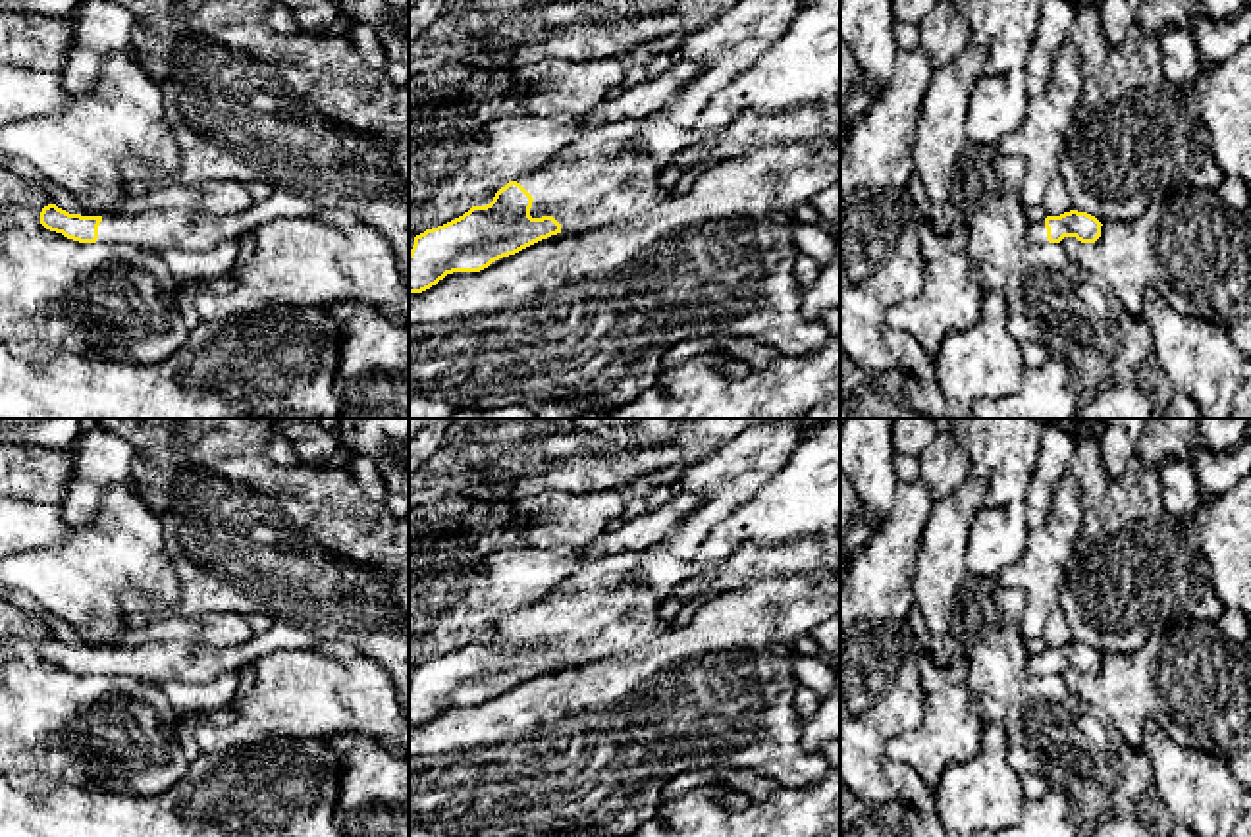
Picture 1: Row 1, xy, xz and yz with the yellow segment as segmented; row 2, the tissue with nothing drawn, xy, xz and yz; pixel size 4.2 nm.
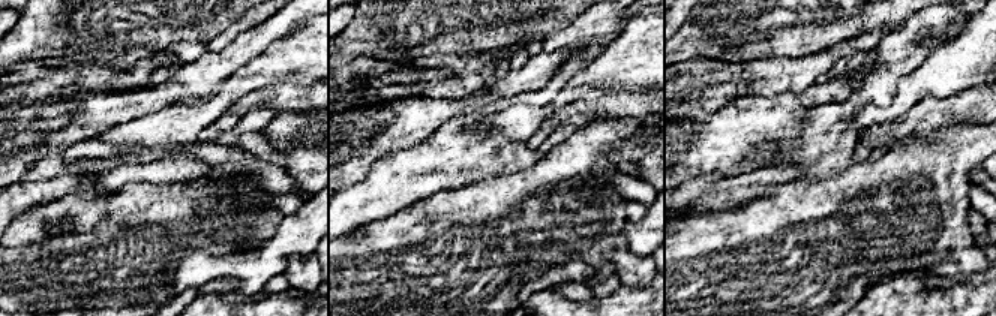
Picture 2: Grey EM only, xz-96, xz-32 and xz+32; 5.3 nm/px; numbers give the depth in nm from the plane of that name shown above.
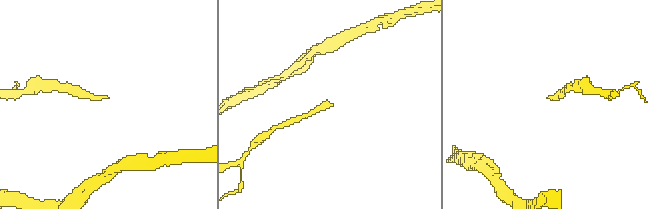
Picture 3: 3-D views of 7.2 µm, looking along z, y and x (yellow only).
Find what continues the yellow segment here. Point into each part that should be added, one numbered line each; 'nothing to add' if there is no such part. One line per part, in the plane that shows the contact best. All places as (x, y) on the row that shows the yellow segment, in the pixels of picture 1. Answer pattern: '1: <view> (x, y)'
1: xz (598, 180)

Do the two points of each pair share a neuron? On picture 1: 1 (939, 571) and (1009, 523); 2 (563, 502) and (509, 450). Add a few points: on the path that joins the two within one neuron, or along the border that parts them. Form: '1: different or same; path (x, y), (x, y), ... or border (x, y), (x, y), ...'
1: same; path (957, 558), (964, 558), (980, 542), (991, 539)
2: different; border (600, 492), (538, 492), (509, 504)

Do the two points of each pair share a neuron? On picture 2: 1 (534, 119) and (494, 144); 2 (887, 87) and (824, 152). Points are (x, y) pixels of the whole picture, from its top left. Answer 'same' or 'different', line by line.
1: different
2: same

